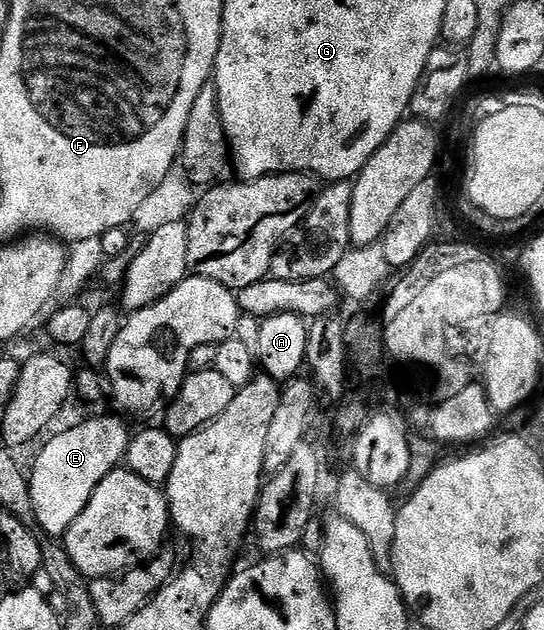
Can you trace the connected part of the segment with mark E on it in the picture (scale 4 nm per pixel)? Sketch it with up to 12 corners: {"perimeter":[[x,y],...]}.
{"perimeter":[[93,417],[55,434],[28,479],[36,528],[64,538],[124,462],[131,429]]}

